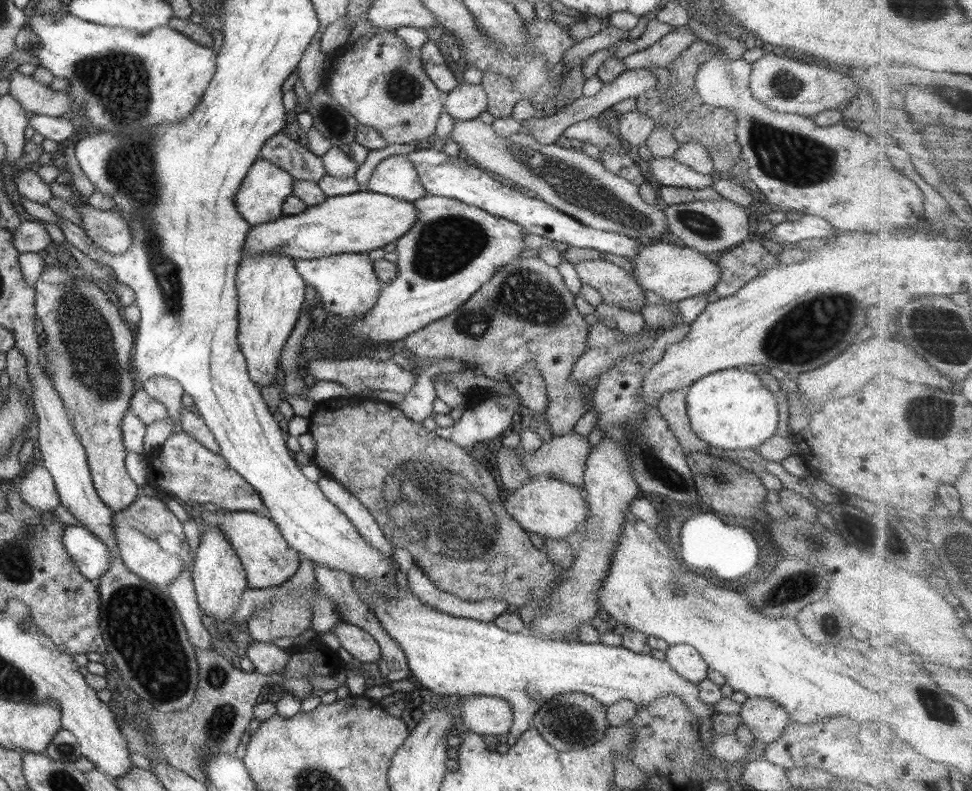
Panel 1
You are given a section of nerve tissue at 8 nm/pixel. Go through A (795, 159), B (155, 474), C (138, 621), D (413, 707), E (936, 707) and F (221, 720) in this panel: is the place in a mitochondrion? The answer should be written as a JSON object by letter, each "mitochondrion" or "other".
{"A":"mitochondrion","B":"other","C":"mitochondrion","D":"other","E":"mitochondrion","F":"mitochondrion"}

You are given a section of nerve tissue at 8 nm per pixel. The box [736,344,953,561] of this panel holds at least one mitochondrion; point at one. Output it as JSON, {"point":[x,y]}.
{"point":[816,543]}

